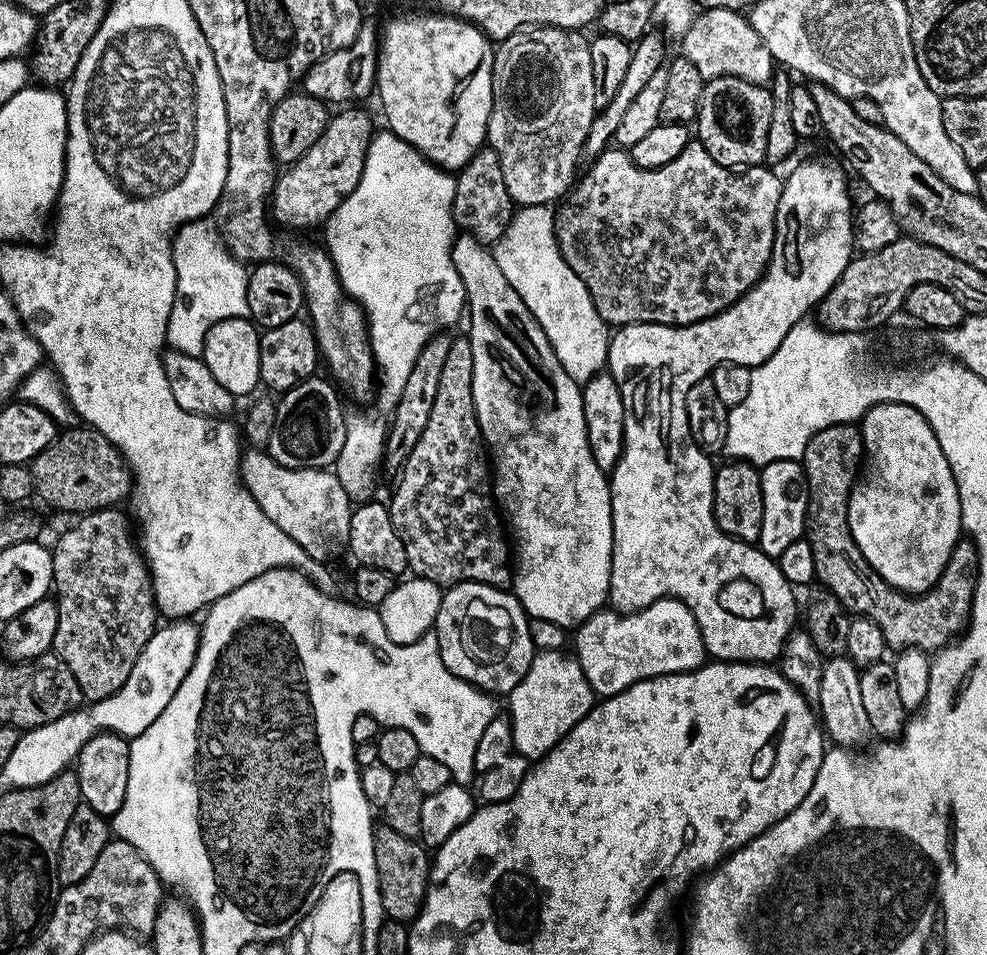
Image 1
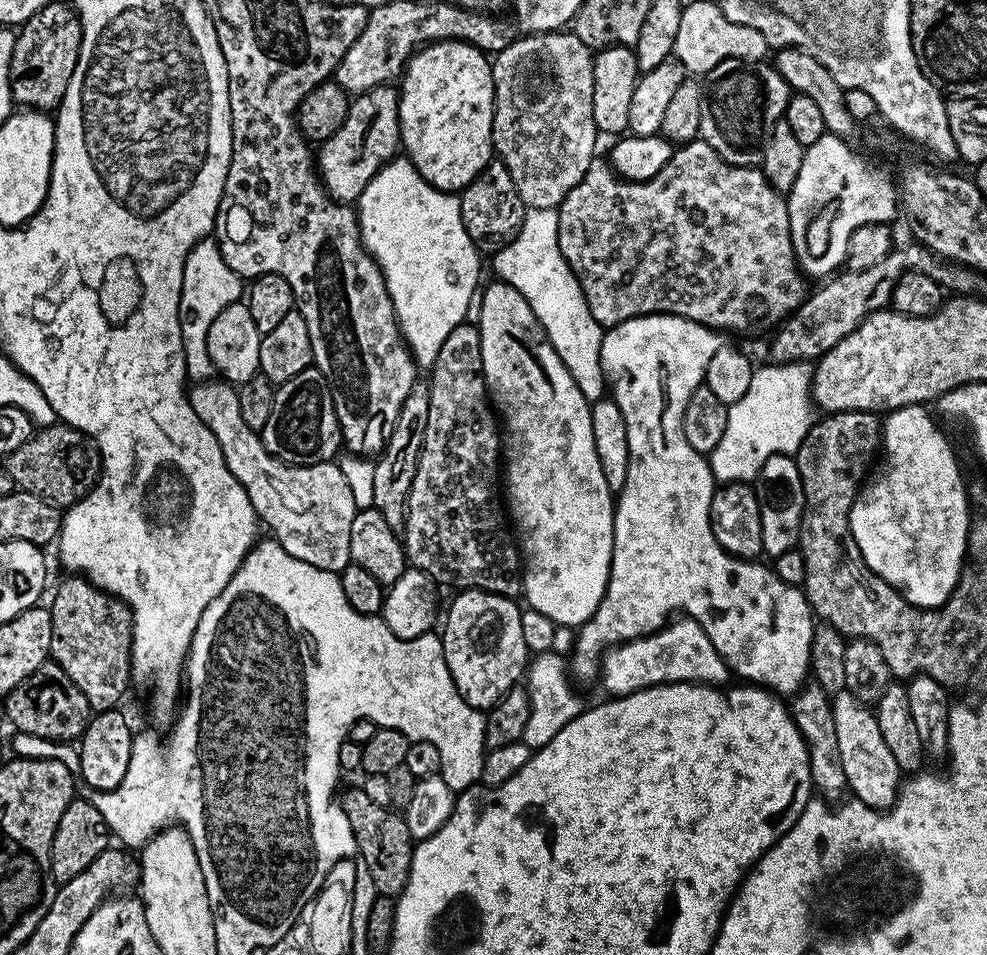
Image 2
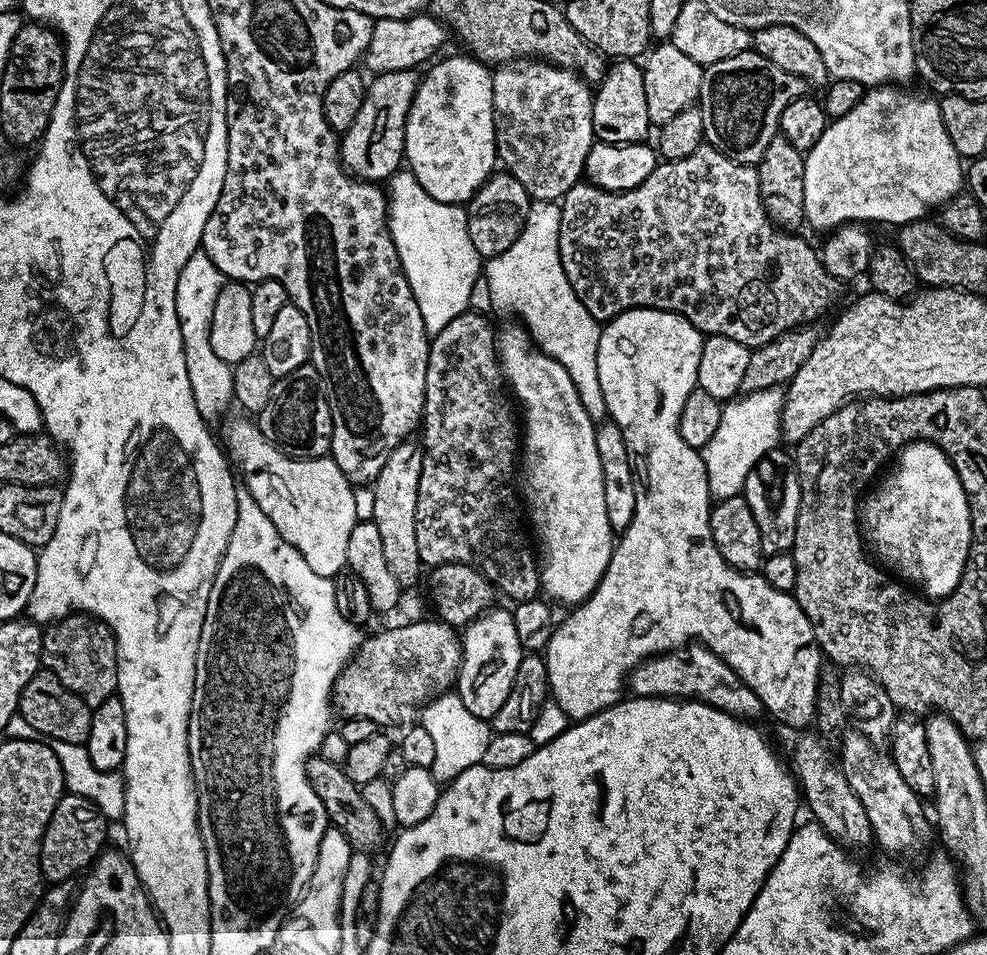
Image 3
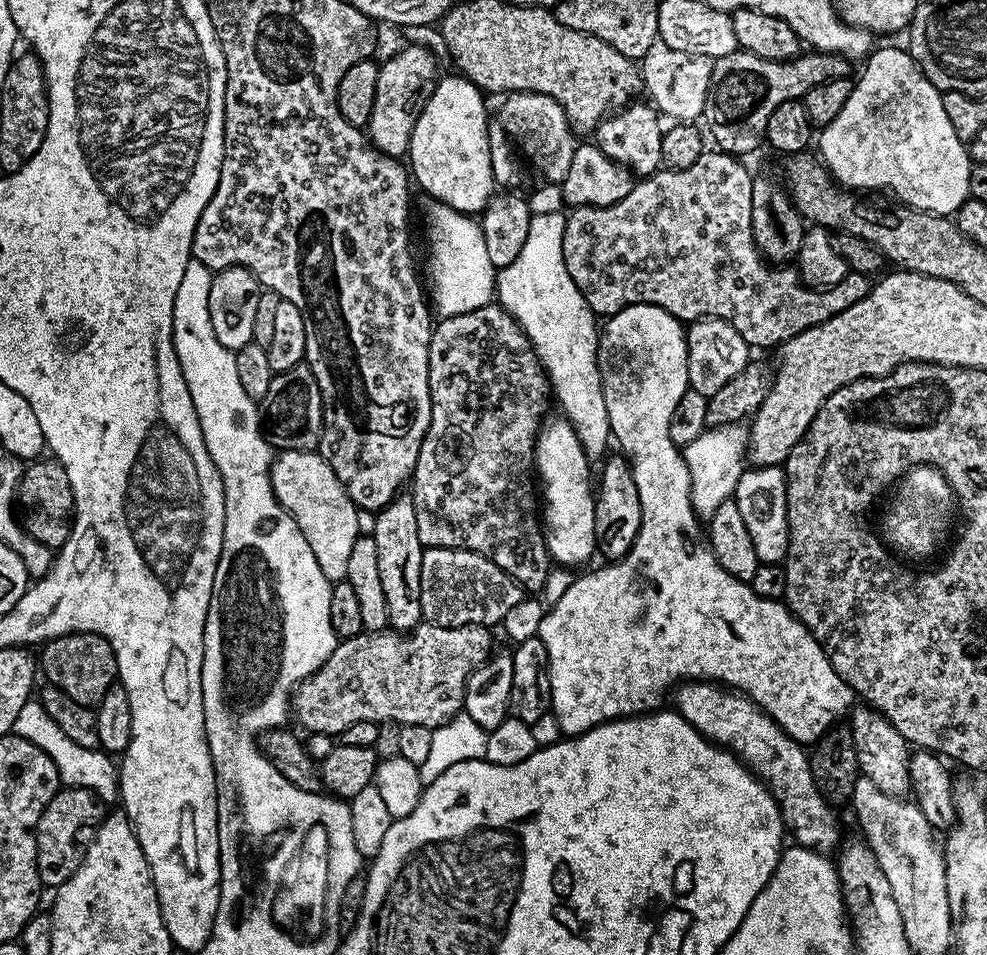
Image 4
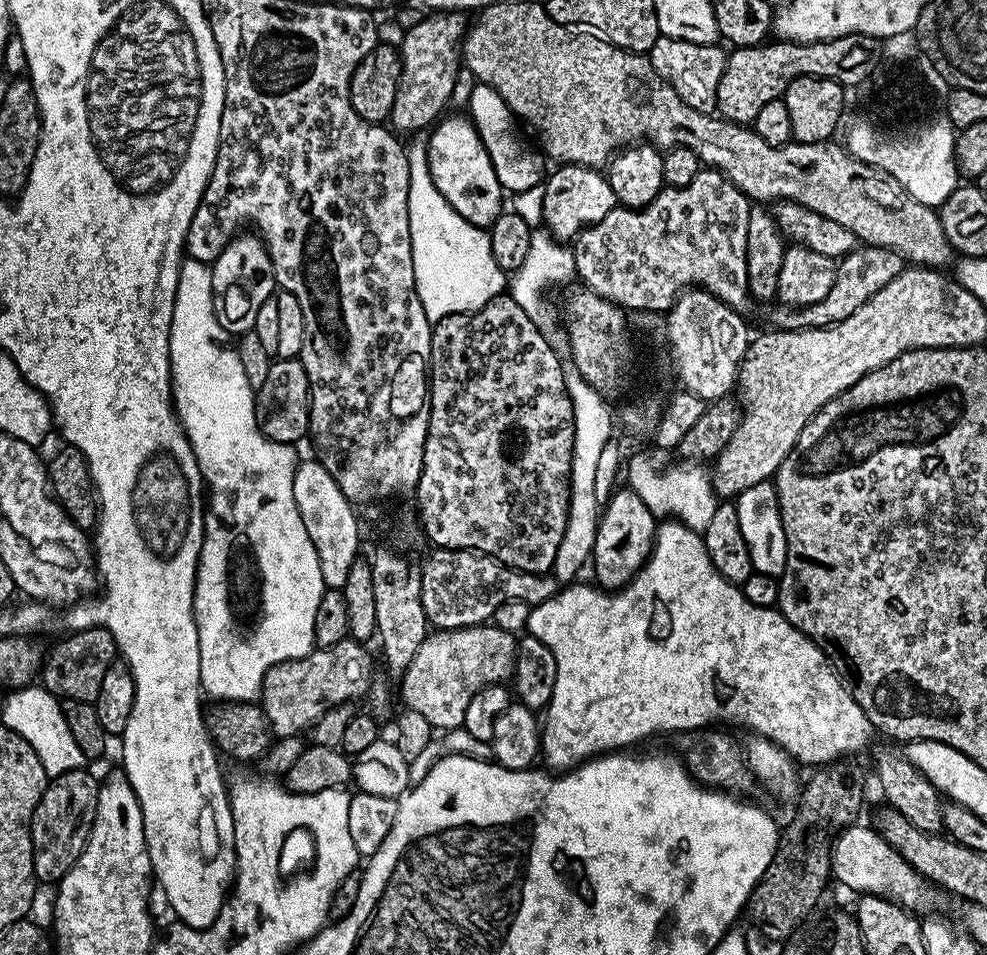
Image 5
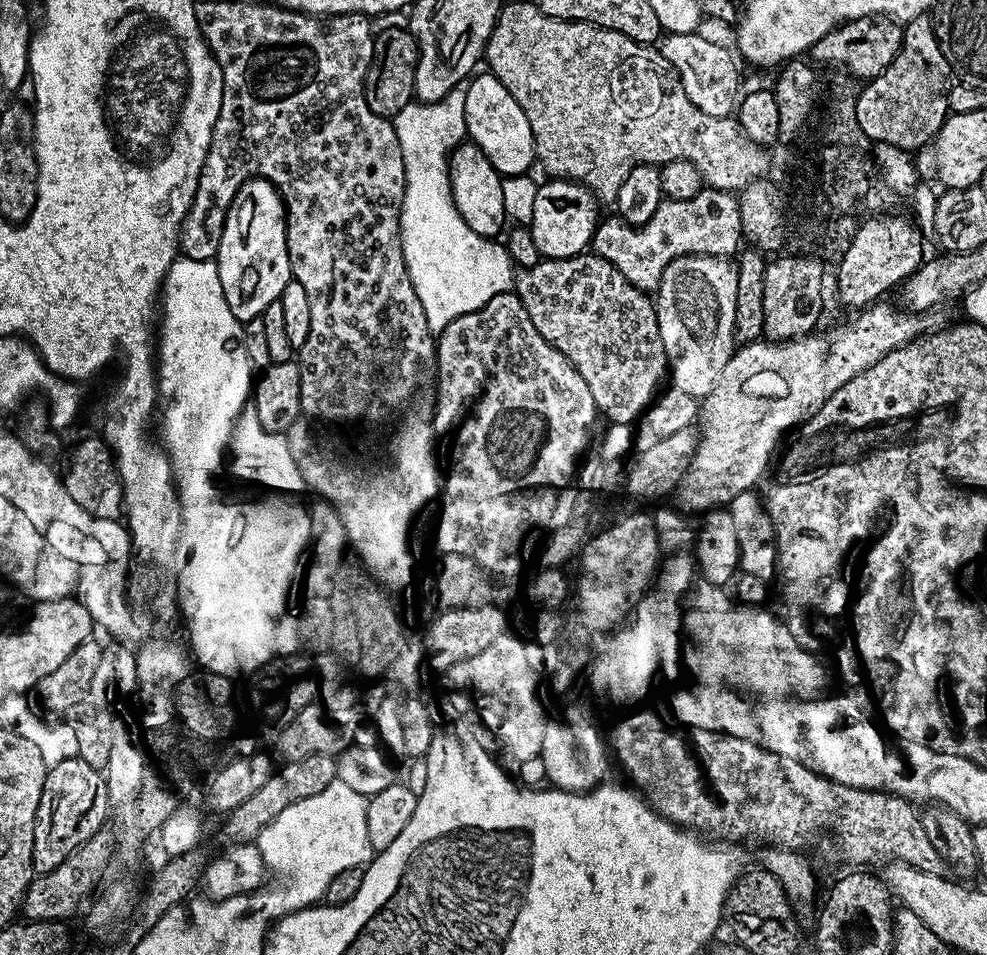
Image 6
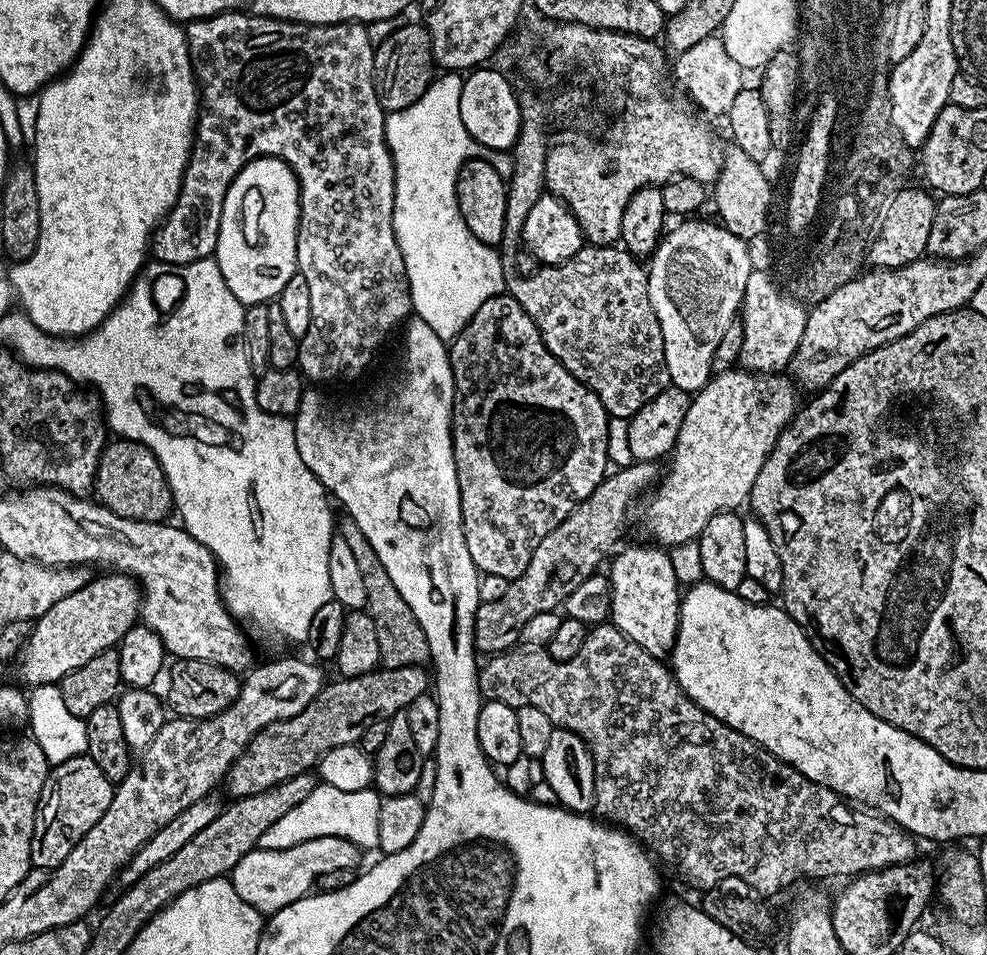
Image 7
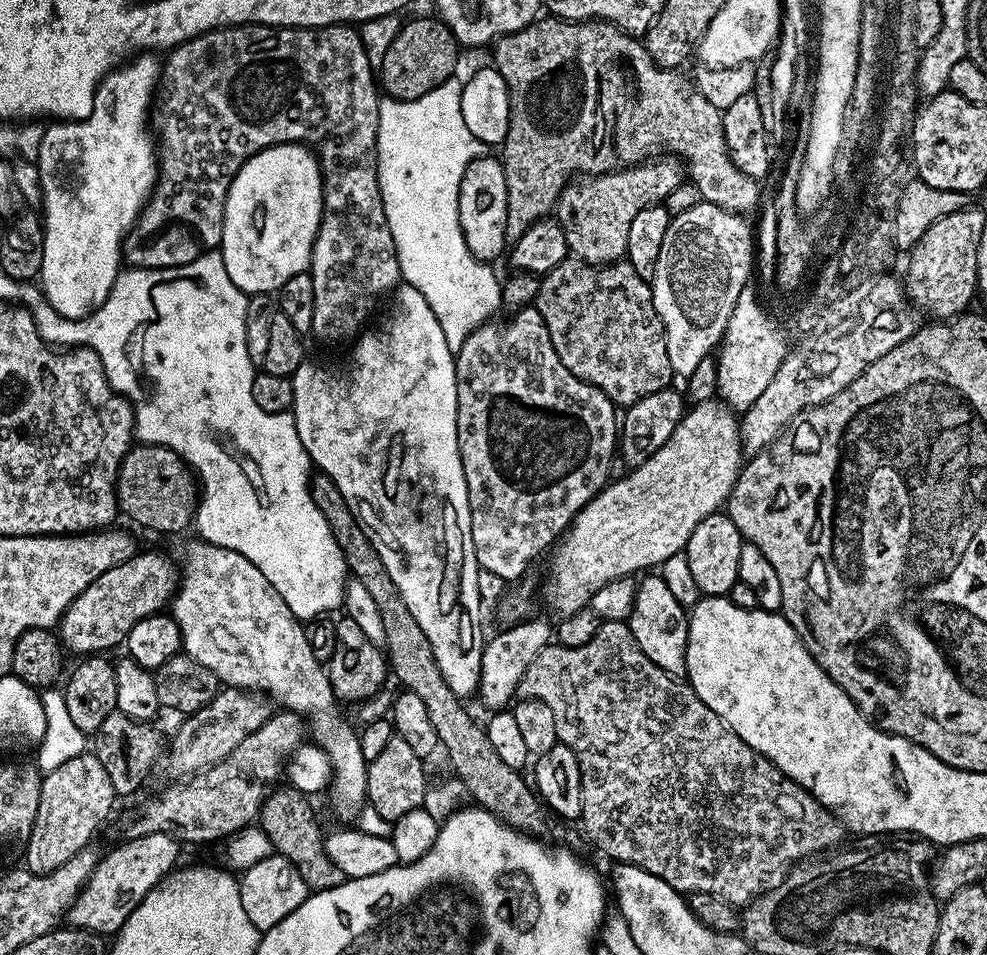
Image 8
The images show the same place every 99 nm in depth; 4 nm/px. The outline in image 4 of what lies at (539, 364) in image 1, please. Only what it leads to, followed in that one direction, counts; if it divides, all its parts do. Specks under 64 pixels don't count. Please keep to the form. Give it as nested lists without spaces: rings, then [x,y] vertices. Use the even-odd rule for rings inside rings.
[[[565,418],[549,419],[541,427],[536,438],[536,458],[534,472],[538,484],[544,487],[542,492],[542,528],[546,533],[548,555],[560,564],[584,564],[591,558],[596,547],[596,497],[594,495],[594,472],[591,472],[590,461],[582,450],[582,442],[578,442],[578,434],[572,429],[572,423]]]

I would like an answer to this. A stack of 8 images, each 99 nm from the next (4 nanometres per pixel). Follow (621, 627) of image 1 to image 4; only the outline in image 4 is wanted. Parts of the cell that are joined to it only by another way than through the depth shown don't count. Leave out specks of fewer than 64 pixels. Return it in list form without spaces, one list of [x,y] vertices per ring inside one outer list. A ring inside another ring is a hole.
[[[685,680],[676,685],[670,700],[676,703],[673,704],[675,711],[686,718],[690,726],[752,769],[756,779],[761,780],[776,799],[784,827],[799,847],[825,854],[835,853],[841,847],[840,824],[832,813],[833,805],[818,790],[814,774],[810,774],[809,753],[749,696],[711,680]]]

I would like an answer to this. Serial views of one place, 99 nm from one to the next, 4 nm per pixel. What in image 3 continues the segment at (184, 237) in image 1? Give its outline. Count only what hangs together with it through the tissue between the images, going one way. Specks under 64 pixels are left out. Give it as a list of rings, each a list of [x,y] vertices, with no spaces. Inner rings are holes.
[[[203,250],[194,253],[186,266],[182,266],[182,274],[178,274],[176,309],[182,330],[182,346],[186,354],[186,374],[190,374],[190,390],[194,390],[194,402],[208,422],[212,422],[234,400],[233,365],[222,362],[222,358],[214,354],[214,346],[210,346],[210,322],[214,318],[214,302],[218,302],[218,294],[224,289],[225,283],[225,276],[220,273],[218,266],[214,266],[214,262],[210,262]]]

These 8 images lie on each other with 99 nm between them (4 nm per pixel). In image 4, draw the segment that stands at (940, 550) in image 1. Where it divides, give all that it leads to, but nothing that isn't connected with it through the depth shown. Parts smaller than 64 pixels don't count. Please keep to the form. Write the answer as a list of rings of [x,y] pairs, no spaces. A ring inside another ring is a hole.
[[[917,466],[904,473],[894,491],[896,497],[889,502],[880,520],[879,531],[884,543],[905,561],[930,559],[939,550],[940,543],[949,539],[948,531],[952,528],[950,506],[954,498],[952,487],[936,468]]]

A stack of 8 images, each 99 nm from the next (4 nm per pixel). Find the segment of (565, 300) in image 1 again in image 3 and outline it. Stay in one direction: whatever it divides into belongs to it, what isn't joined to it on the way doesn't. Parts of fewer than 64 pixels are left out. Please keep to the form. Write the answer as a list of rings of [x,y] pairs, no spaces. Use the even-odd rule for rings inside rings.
[[[537,200],[529,207],[526,226],[522,234],[502,254],[491,257],[483,265],[482,280],[488,283],[488,296],[496,308],[504,312],[513,312],[515,319],[527,328],[540,351],[545,352],[550,358],[562,362],[566,366],[566,374],[574,382],[578,392],[578,398],[590,414],[593,422],[600,422],[605,419],[608,407],[606,398],[602,398],[602,382],[598,382],[598,342],[600,341],[601,325],[582,306],[578,294],[570,286],[566,278],[566,270],[562,270],[562,258],[558,238],[560,237],[560,204],[551,200]]]

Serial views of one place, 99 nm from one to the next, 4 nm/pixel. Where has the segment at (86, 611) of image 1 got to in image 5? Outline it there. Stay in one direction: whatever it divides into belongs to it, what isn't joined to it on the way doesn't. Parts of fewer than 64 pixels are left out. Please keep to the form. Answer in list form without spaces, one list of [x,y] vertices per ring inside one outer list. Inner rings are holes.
[[[87,628],[65,637],[65,640],[60,640],[53,646],[49,656],[47,653],[43,657],[43,687],[57,698],[93,703],[102,690],[102,678],[106,678],[106,670],[110,670],[110,666],[118,660],[118,649],[114,638],[105,628]]]

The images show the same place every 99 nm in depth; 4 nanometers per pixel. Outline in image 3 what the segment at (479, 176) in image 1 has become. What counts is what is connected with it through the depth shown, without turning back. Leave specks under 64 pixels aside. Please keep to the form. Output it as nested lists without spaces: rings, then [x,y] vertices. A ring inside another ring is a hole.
[[[493,171],[488,181],[476,191],[466,205],[470,240],[482,258],[491,258],[510,250],[526,226],[530,197],[526,186],[509,172]]]

